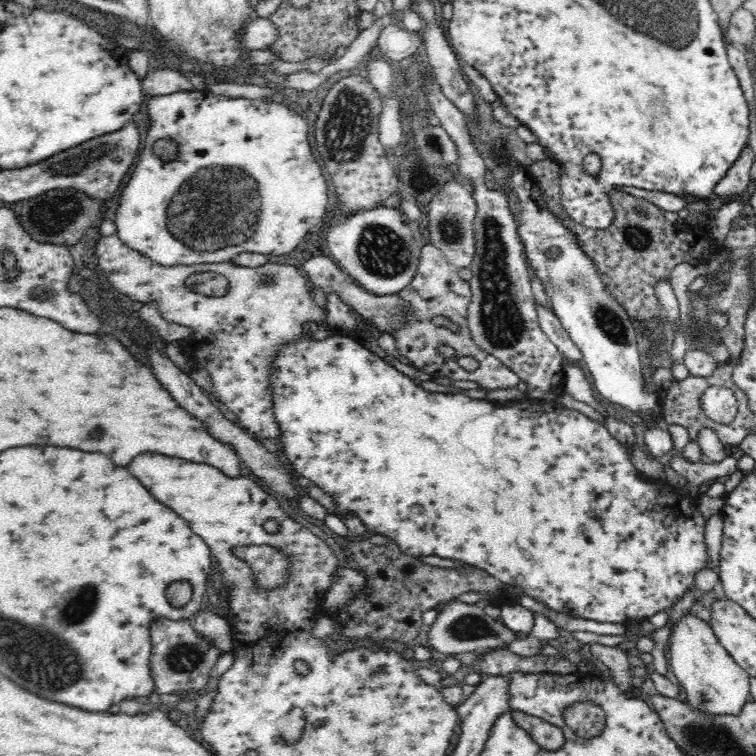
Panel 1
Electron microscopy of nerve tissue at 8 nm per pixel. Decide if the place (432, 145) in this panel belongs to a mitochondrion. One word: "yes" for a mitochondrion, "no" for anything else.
yes

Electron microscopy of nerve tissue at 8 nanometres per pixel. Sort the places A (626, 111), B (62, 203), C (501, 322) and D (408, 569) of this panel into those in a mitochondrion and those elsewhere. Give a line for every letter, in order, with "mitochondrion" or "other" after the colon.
A: other
B: mitochondrion
C: mitochondrion
D: other

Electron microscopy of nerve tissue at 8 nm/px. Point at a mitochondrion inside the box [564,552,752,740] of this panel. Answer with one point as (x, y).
(703, 695)

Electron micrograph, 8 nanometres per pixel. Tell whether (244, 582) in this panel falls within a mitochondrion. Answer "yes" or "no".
no

